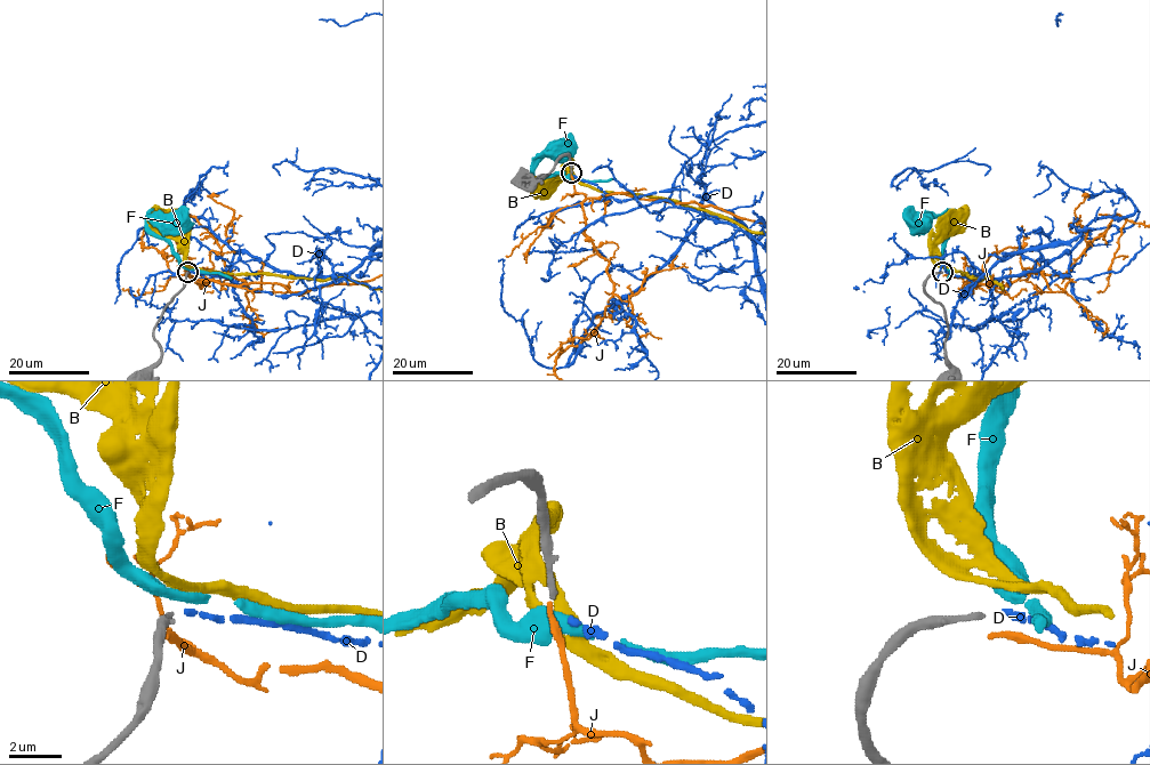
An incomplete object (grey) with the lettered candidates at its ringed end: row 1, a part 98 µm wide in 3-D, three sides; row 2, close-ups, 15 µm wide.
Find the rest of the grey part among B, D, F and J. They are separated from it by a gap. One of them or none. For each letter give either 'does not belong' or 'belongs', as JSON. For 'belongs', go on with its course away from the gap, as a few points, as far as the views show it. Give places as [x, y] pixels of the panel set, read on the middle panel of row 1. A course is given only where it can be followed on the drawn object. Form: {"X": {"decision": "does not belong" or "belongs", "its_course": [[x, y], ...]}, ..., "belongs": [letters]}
{"B": {"decision": "does not belong"}, "D": {"decision": "belongs"}, "F": {"decision": "does not belong"}, "J": {"decision": "does not belong"}, "belongs": ["D"]}

